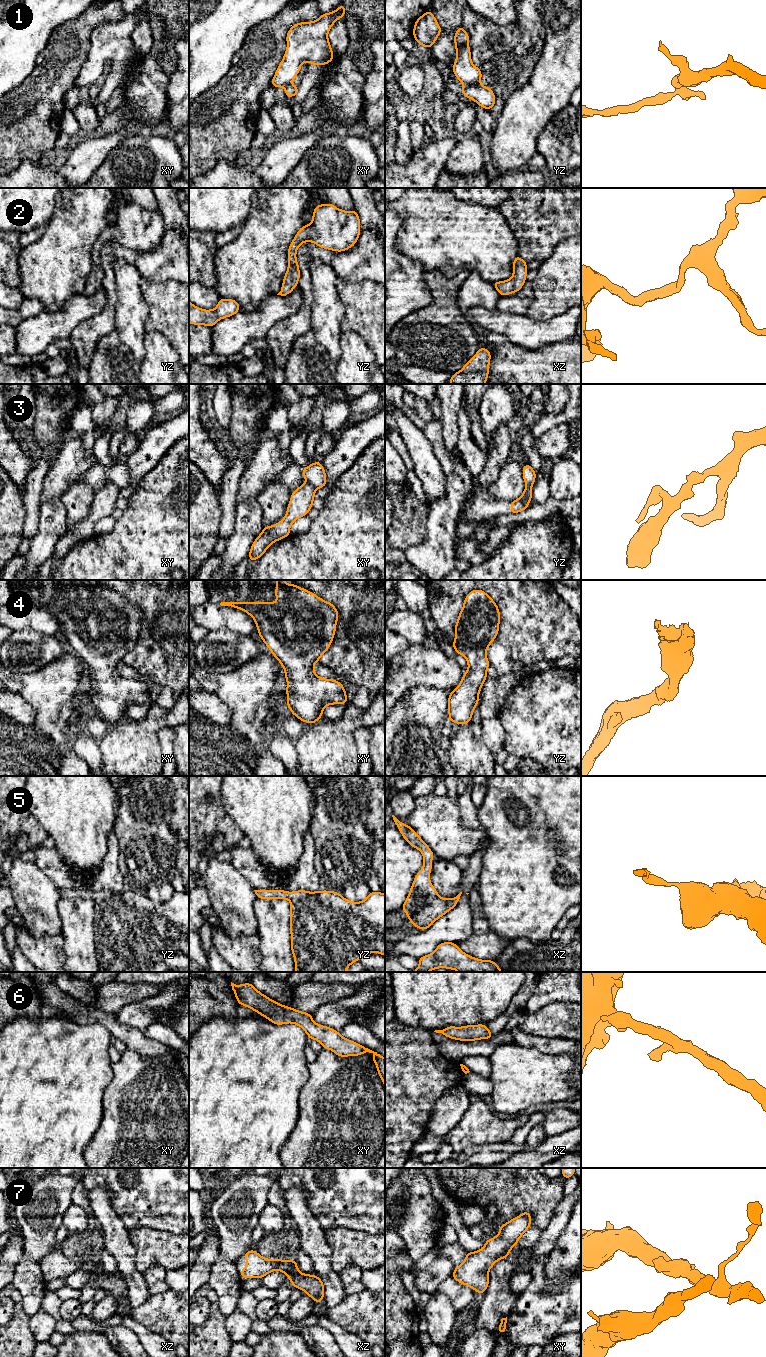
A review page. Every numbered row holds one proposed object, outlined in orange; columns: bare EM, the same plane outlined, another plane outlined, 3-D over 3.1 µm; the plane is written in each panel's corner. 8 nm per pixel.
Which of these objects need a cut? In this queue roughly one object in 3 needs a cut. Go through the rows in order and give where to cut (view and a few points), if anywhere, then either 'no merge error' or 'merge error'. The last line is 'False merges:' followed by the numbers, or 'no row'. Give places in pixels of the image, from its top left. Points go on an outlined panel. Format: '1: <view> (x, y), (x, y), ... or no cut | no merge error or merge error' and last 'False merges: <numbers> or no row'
1: yz (479, 82), (473, 85), (463, 85) | merge error
2: no cut | no merge error
3: xy (307, 481), (316, 488) | merge error
4: no cut | no merge error
5: no cut | no merge error
6: no cut | no merge error
7: no cut | no merge error
False merges: 1, 3

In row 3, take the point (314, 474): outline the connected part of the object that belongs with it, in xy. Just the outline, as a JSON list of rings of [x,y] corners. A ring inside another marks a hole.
[[[315,461],[302,469],[302,475],[308,483],[316,489],[326,486],[327,478],[324,467],[319,461]]]

